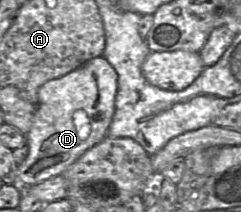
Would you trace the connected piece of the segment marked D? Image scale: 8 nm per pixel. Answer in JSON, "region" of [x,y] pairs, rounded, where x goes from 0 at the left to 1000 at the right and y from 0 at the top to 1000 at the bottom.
{"region":[[[427,264],[394,269],[282,349],[195,382],[158,434],[158,500],[129,608],[108,632],[116,736],[75,788],[75,868],[120,882],[257,816],[357,712],[415,675],[440,642],[477,533],[490,429],[490,349]]]}

